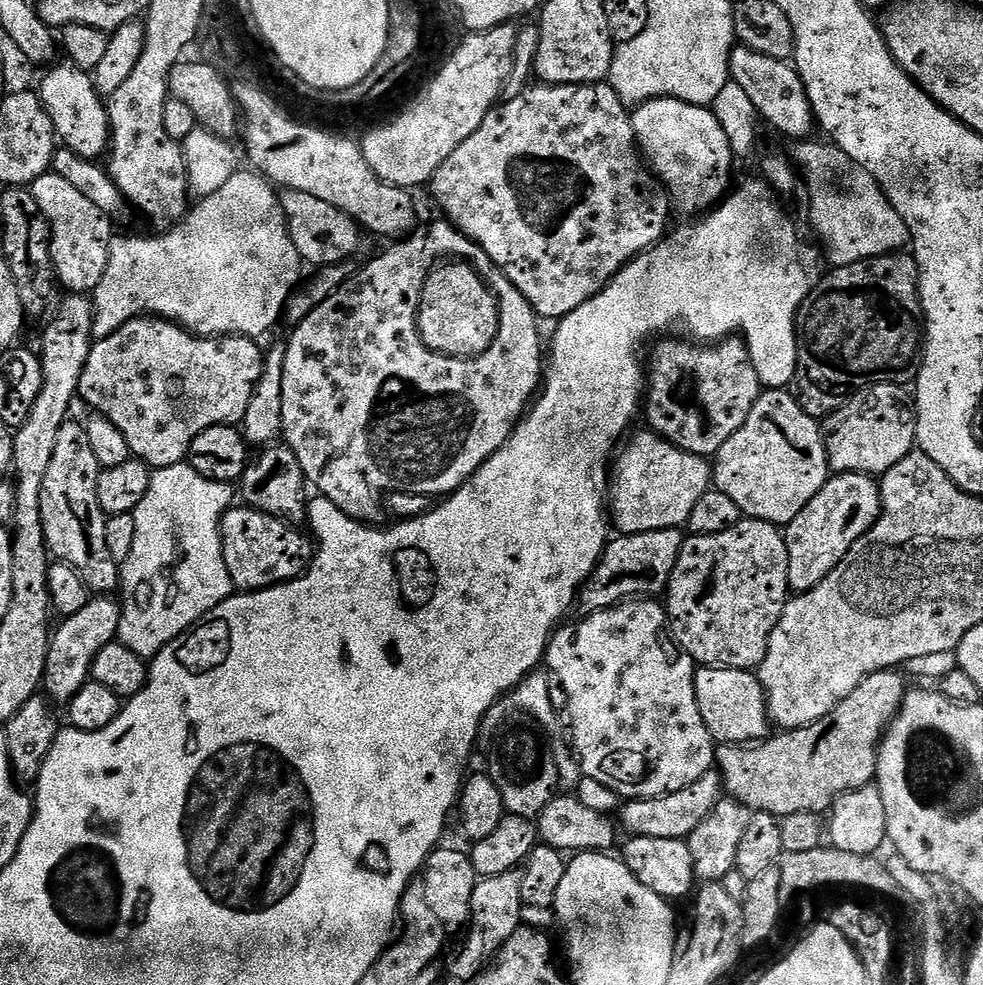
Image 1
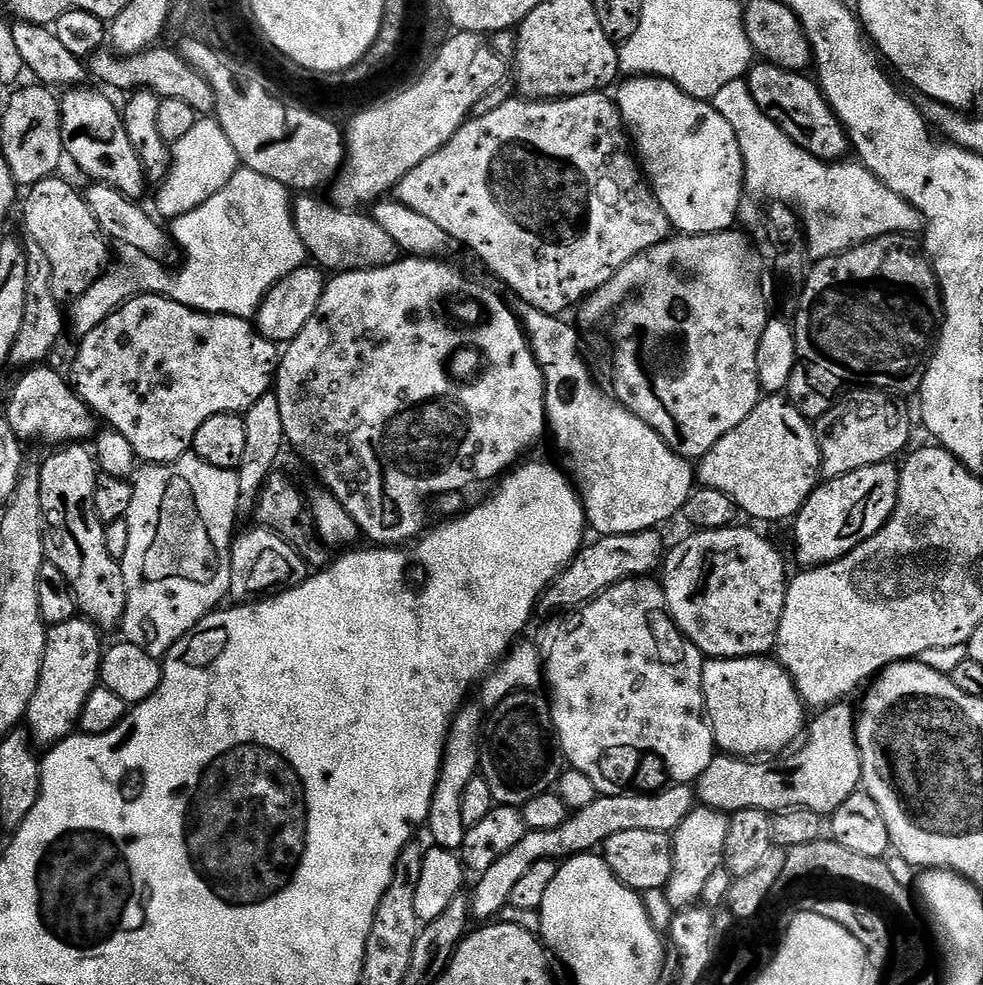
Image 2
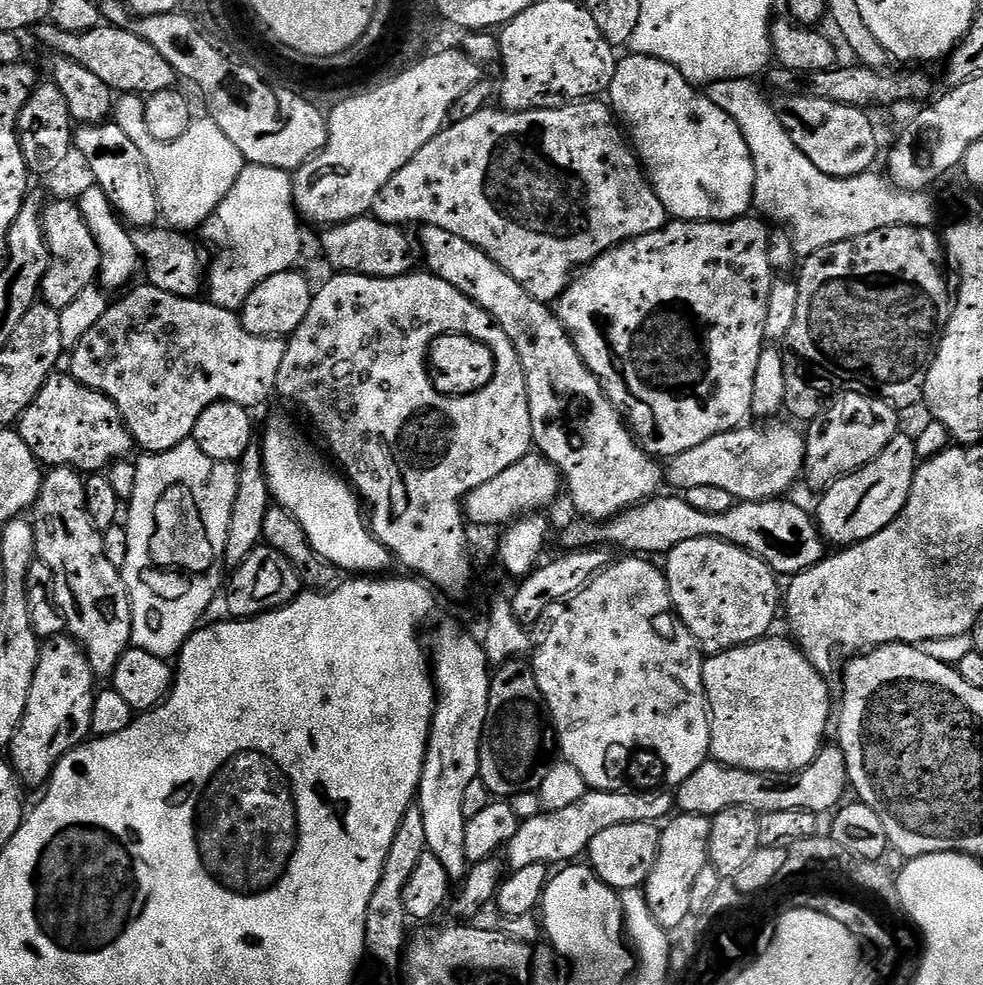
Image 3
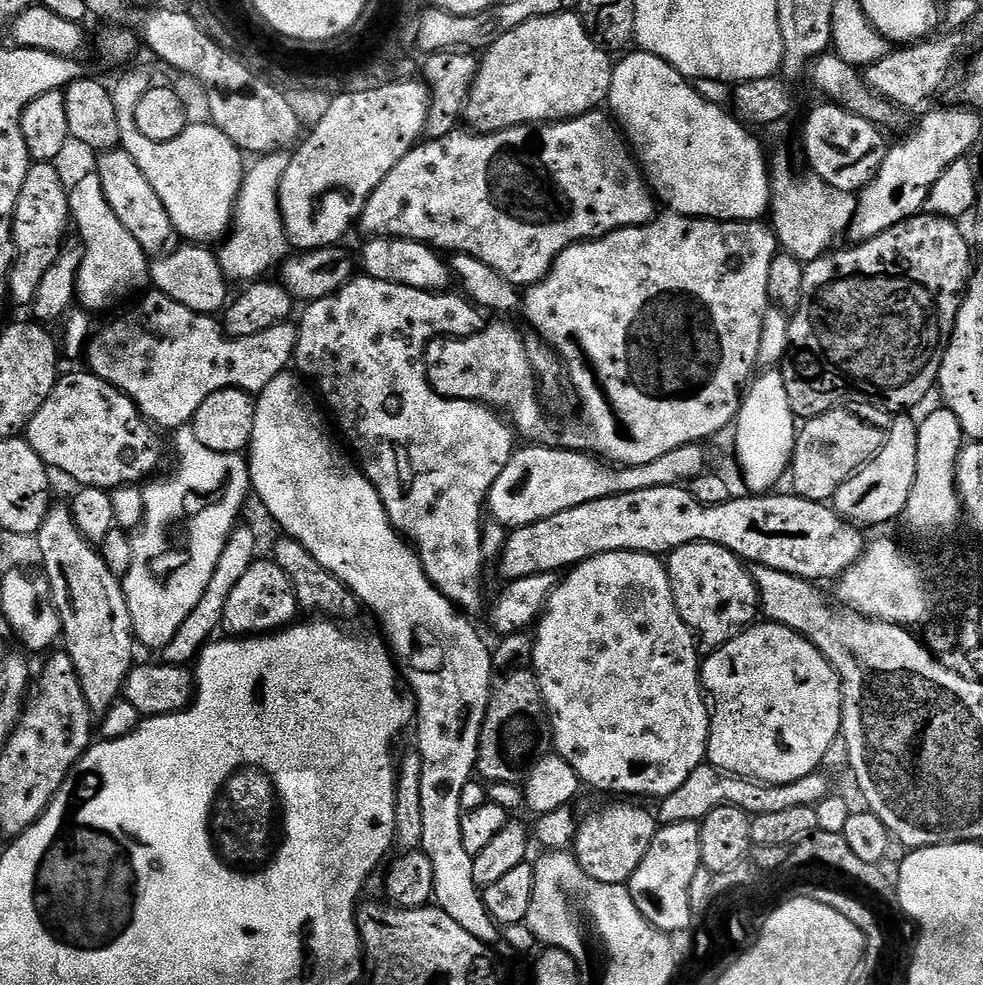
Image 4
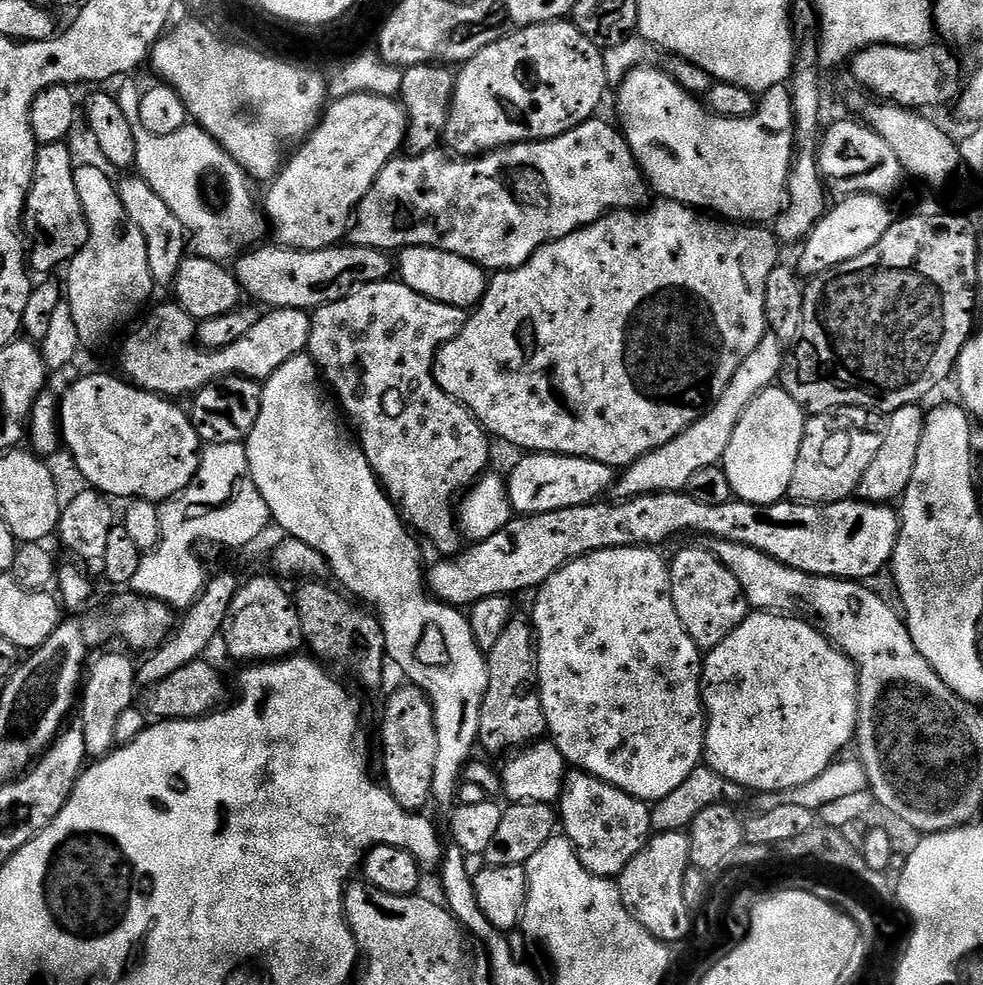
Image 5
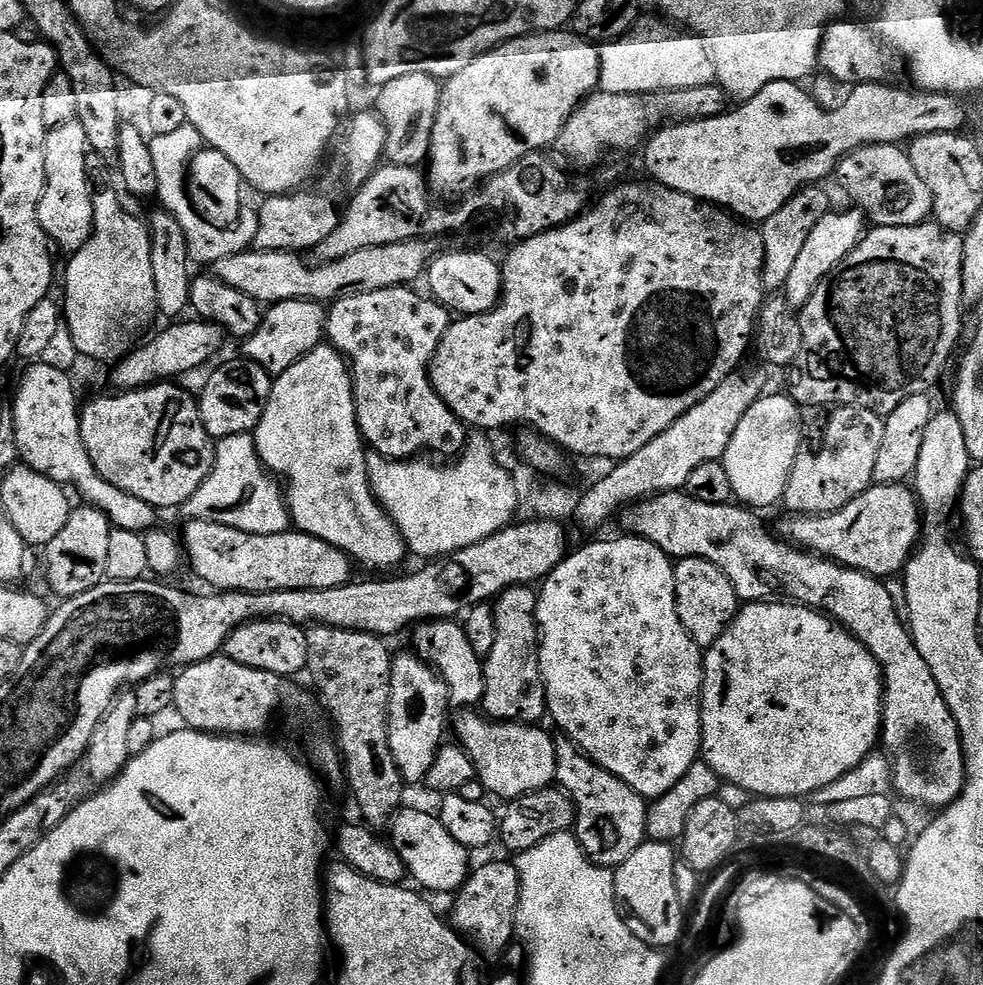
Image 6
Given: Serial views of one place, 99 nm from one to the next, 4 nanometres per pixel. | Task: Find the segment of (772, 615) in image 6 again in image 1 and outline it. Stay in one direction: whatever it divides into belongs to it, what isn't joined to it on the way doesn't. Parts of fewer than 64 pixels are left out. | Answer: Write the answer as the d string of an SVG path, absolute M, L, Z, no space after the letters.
M697 667L696 697L698 710L702 710L702 722L706 722L706 730L710 730L716 744L750 744L769 735L768 700L755 671L747 668Z

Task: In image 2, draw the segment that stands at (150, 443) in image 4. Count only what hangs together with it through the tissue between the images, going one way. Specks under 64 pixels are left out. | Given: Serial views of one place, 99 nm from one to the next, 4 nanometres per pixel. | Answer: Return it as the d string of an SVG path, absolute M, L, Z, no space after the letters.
M32 366L12 388L12 397L8 400L6 415L10 430L22 442L45 440L51 446L79 444L88 442L97 435L98 417L87 404L83 404L76 395L76 389L67 379L64 380L48 366Z

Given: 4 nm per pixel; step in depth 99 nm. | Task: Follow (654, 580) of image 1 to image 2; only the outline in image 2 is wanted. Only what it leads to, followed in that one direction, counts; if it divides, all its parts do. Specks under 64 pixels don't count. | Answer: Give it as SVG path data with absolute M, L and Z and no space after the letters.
M656 530L635 532L634 534L614 534L613 536L600 536L596 541L585 543L572 565L553 582L548 591L540 597L539 611L552 612L548 614L563 614L577 608L583 608L591 600L597 600L603 592L610 590L623 580L648 578L652 572L661 567L666 555L666 543Z

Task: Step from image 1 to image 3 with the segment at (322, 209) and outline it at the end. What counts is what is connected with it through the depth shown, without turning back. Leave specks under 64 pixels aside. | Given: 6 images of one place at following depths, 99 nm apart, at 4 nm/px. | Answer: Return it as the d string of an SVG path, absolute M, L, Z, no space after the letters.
M371 215L359 216L344 224L334 224L323 229L320 248L333 264L337 273L349 272L355 276L398 278L413 271L412 256L408 253L408 236L403 227L387 224Z

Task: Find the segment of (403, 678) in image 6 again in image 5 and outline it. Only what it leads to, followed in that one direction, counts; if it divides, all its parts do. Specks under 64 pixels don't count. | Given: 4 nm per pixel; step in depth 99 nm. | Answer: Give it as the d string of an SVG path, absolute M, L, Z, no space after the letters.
M405 683L392 692L380 720L380 744L384 747L384 777L389 794L408 812L419 813L432 800L434 762L438 758L438 734L428 696L416 685Z

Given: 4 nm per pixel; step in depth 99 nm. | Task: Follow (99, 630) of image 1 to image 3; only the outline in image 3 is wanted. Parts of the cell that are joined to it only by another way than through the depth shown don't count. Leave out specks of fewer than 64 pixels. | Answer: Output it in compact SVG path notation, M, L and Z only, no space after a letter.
M61 634L47 637L40 645L38 654L38 670L34 670L34 682L30 686L30 698L26 702L26 714L18 726L18 734L14 734L12 747L8 749L7 759L12 761L14 770L29 789L47 785L52 772L62 762L66 754L79 748L93 735L91 716L98 693L98 678L92 672L90 658L86 658L86 650L73 636Z

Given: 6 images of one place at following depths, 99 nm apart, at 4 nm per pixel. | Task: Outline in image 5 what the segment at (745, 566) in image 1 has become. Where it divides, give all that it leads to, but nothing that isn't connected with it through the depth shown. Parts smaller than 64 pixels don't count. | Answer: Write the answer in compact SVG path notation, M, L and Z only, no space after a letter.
M707 547L684 548L676 557L671 557L670 586L674 598L674 610L686 626L686 634L694 638L701 650L718 646L747 618L750 611L748 599L734 574Z

